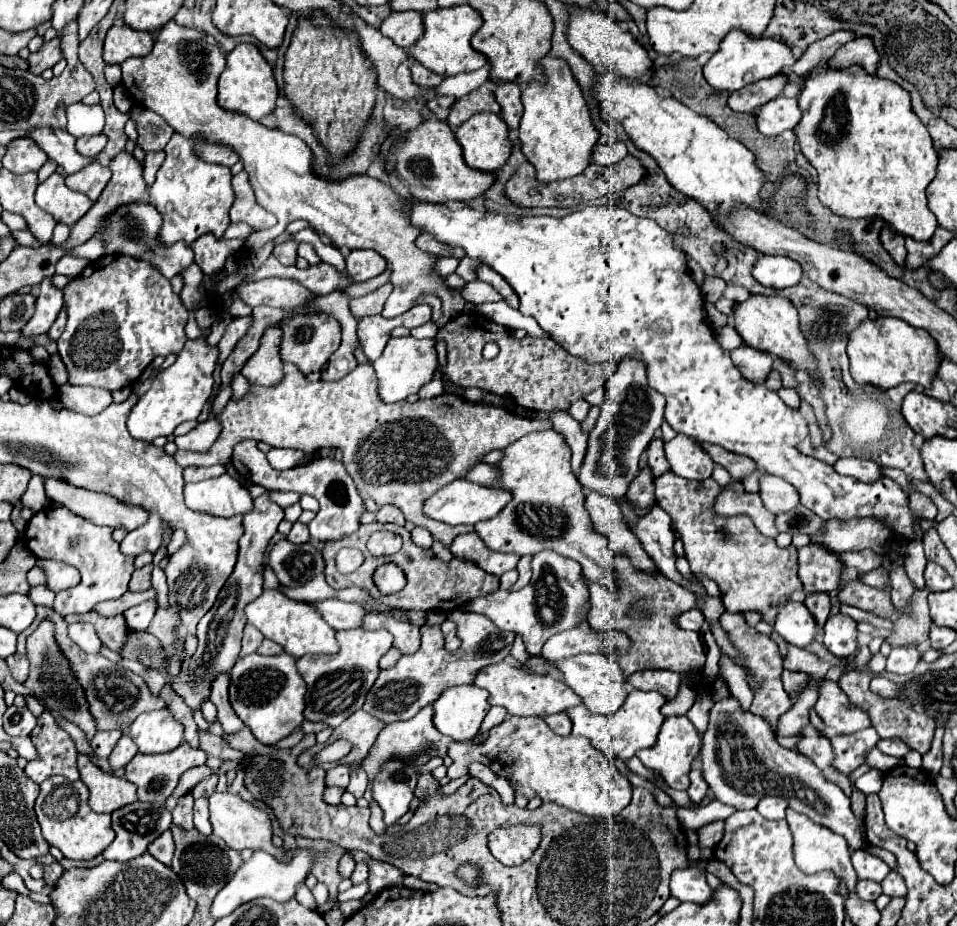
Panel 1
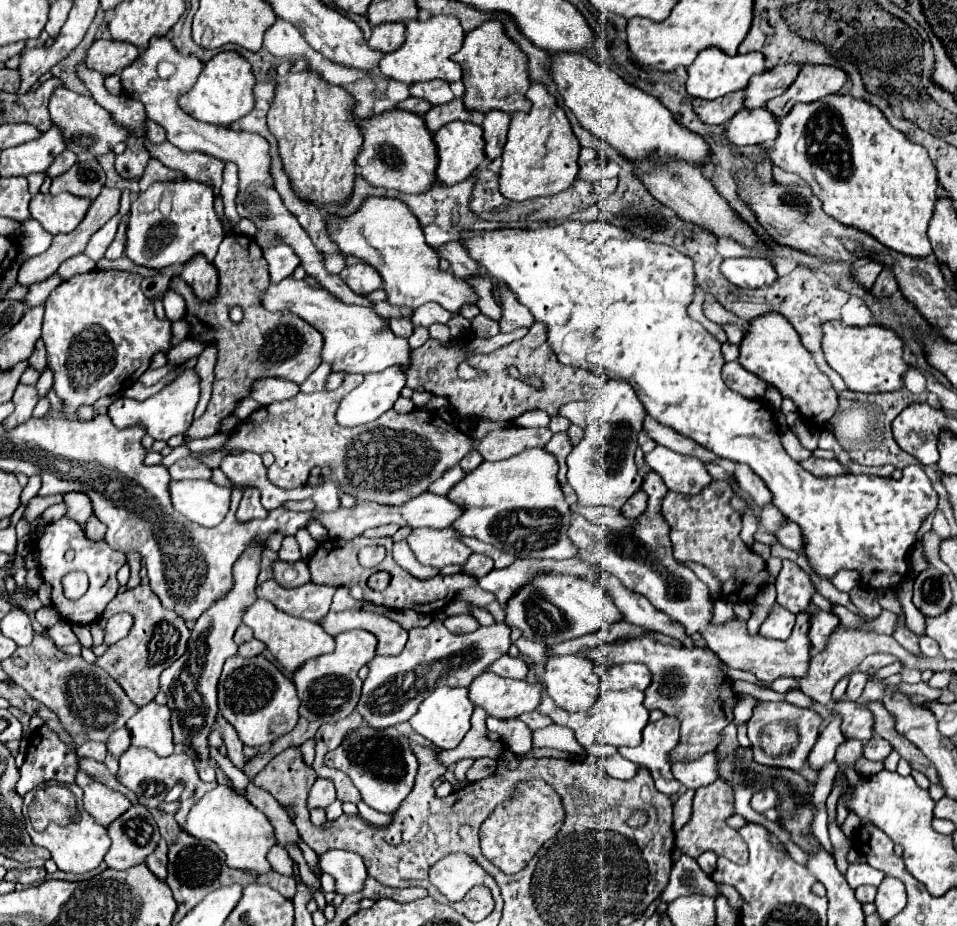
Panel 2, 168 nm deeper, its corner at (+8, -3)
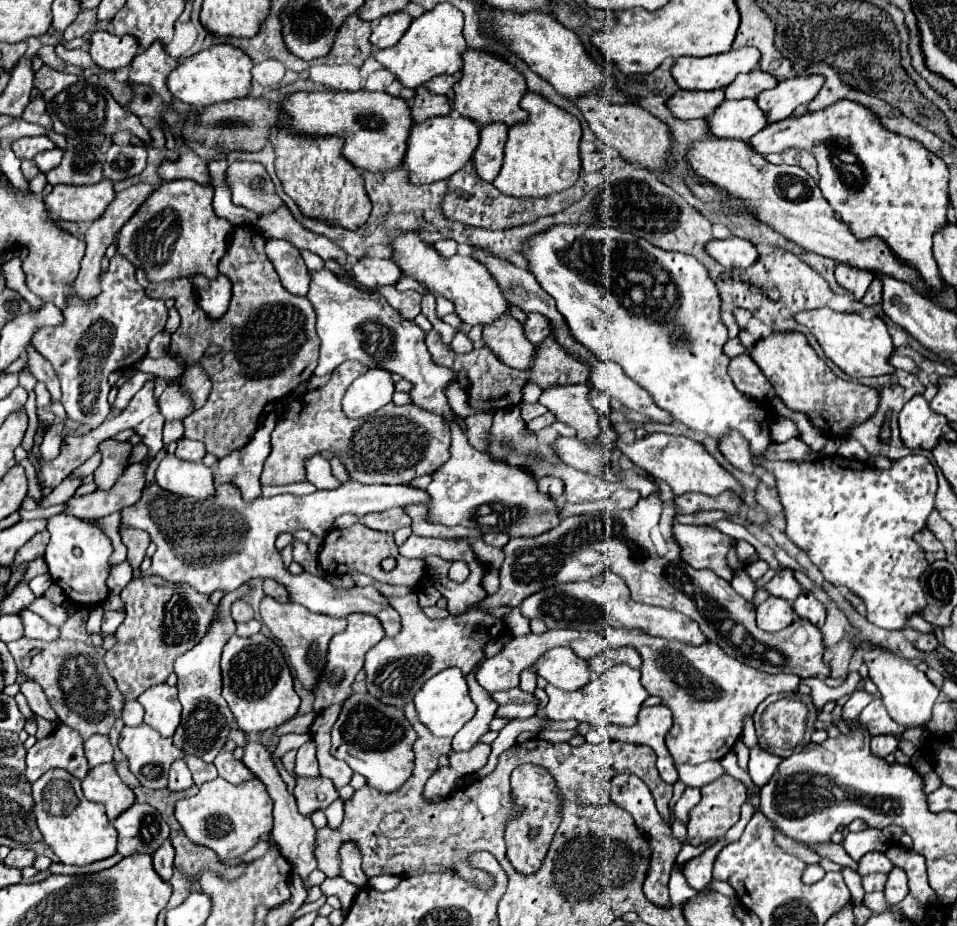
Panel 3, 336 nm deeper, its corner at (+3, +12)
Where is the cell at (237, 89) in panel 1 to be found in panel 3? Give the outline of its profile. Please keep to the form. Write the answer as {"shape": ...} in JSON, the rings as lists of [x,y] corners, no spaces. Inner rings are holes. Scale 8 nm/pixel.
{"shape":[[[213,45],[205,51],[199,51],[191,57],[185,57],[177,69],[171,71],[167,79],[167,87],[171,95],[191,107],[203,109],[213,103],[231,101],[237,97],[245,97],[251,85],[251,59],[247,53],[233,45]]]}

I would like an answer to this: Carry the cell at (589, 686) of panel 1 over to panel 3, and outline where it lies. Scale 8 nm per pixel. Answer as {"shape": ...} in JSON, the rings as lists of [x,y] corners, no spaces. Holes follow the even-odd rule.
{"shape":[[[553,647],[543,653],[531,667],[539,677],[563,691],[577,691],[591,681],[591,671],[585,659],[577,657],[569,647]]]}

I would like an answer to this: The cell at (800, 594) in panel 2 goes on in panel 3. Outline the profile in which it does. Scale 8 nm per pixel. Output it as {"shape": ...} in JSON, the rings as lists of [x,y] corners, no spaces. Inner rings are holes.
{"shape":[[[781,569],[769,583],[763,585],[763,589],[769,595],[781,597],[785,601],[795,601],[795,597],[801,593],[801,585],[795,581],[791,569]]]}

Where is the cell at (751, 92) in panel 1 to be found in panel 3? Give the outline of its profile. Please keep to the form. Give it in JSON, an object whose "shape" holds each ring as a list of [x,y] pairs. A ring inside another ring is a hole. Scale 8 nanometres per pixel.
{"shape":[[[679,89],[665,105],[669,105],[669,111],[677,119],[705,119],[709,117],[715,107],[723,101],[723,89],[717,89],[713,93],[689,93]]]}

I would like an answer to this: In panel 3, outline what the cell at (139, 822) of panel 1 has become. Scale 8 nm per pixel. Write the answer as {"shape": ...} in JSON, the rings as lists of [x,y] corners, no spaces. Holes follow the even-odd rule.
{"shape":[[[135,803],[125,813],[113,821],[119,843],[117,851],[127,857],[133,853],[153,855],[161,843],[169,837],[169,825],[163,821],[161,813],[151,805]]]}

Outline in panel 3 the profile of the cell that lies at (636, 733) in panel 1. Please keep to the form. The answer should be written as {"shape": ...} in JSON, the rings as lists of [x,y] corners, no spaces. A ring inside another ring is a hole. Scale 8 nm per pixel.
{"shape":[[[613,665],[613,669],[605,671],[603,675],[589,681],[585,687],[571,691],[571,693],[561,691],[553,685],[547,685],[545,691],[549,695],[549,703],[545,707],[545,715],[549,719],[557,719],[557,721],[577,719],[577,721],[585,721],[593,727],[603,727],[607,723],[633,725],[637,721],[641,703],[649,697],[649,693],[639,683],[639,677],[641,677],[641,673],[629,665]]]}

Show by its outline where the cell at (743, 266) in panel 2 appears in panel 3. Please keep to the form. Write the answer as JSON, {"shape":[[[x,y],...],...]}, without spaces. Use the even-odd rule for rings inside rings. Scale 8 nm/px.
{"shape":[[[727,237],[727,239],[711,239],[705,245],[705,251],[723,267],[727,269],[747,269],[757,261],[757,251],[751,241],[739,239],[739,237]]]}

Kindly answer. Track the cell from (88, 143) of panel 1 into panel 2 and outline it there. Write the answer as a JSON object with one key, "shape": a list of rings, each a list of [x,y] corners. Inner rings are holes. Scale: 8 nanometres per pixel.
{"shape":[[[64,150],[54,162],[52,162],[52,166],[46,170],[46,174],[48,176],[58,176],[58,174],[64,174],[68,168],[72,168],[72,164],[76,164],[78,162],[78,156],[74,154],[74,152],[68,152],[68,150]]]}

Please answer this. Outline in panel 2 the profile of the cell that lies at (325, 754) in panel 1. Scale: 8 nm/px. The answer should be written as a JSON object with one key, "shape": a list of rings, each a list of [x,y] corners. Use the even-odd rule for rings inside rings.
{"shape":[[[362,726],[352,732],[336,750],[328,752],[324,758],[326,766],[344,770],[354,786],[360,790],[362,800],[384,814],[394,814],[402,800],[410,794],[414,786],[414,776],[418,770],[418,762],[410,750],[410,740],[402,736],[396,728],[374,730],[370,726]]]}

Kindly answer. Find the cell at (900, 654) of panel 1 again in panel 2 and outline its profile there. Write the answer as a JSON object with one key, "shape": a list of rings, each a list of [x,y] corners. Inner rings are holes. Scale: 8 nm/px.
{"shape":[[[872,676],[870,682],[866,684],[862,696],[860,696],[856,702],[858,702],[858,704],[866,704],[868,700],[880,700],[880,698],[884,696],[884,692],[886,692],[886,682]]]}

